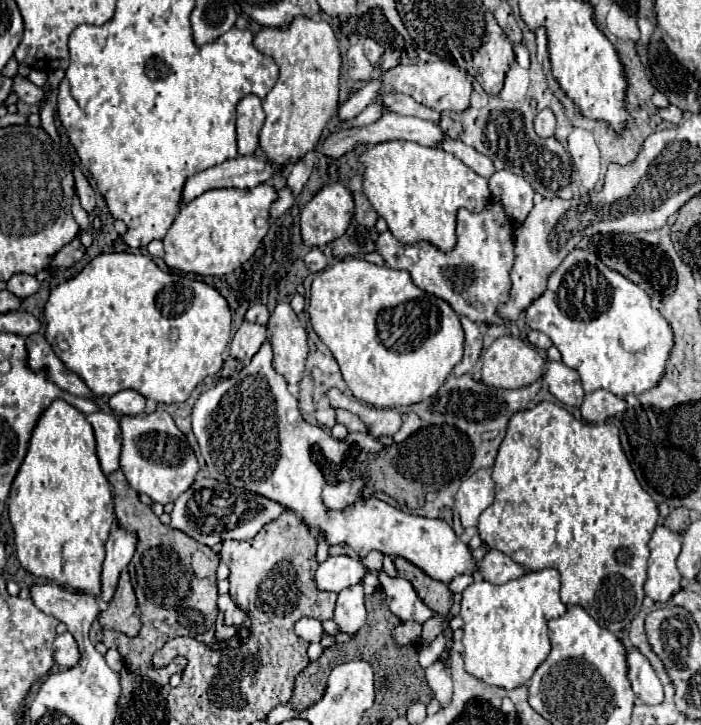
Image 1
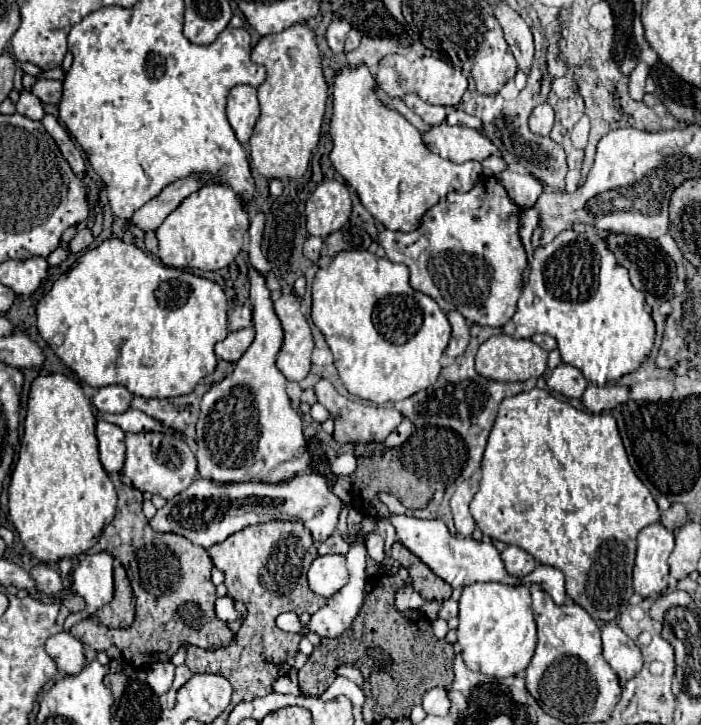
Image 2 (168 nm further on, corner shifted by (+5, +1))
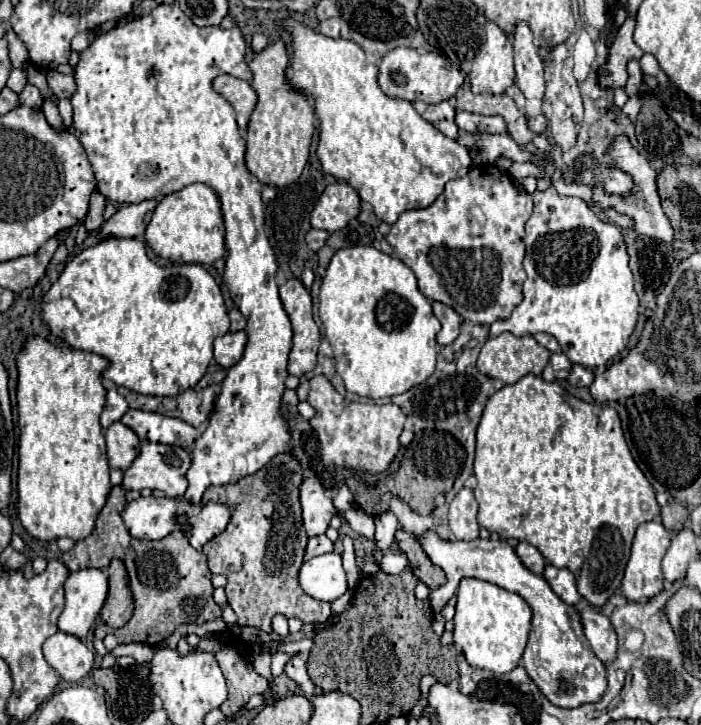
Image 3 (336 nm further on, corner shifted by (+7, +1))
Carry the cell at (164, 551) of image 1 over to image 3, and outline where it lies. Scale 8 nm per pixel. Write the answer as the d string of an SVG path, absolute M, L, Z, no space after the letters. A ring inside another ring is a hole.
M123 485L111 489L110 498L98 514L92 534L84 540L78 540L72 550L64 552L62 562L70 572L78 572L82 568L102 568L102 560L120 558L126 564L130 576L136 608L126 626L110 632L122 644L140 642L148 646L158 646L166 636L176 630L176 626L214 620L222 616L222 608L212 600L212 574L208 570L204 554L192 548L182 534L170 534L162 540L136 540L128 534L120 518L120 510L128 502L126 493Z

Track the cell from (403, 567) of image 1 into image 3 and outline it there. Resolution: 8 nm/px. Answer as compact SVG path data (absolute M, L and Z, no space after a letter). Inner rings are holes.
M398 530L396 532L396 542L398 542L400 550L406 552L406 556L410 560L410 566L412 566L412 570L414 570L414 574L420 582L424 582L430 590L434 590L434 588L438 588L446 582L446 576L444 576L442 568L432 564L432 560L424 552L424 548L418 542L416 536L408 534L406 530Z

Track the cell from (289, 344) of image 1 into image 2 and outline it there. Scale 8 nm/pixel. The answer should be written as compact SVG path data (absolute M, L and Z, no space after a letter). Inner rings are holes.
M282 294L274 302L274 312L280 318L284 330L284 342L278 352L276 366L286 376L286 380L300 382L310 372L310 356L314 348L310 326L300 312L296 296Z

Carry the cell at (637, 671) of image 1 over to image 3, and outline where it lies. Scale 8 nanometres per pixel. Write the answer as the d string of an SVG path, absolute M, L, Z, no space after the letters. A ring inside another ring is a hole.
M584 606L580 610L580 620L582 620L582 628L590 642L592 652L602 662L606 662L606 664L612 662L612 658L616 658L618 638L614 634L614 628L612 628L608 616L592 606Z

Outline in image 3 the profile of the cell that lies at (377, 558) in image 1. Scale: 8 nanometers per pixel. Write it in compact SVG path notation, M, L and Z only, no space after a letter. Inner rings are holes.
M392 510L376 516L376 546L380 550L388 550L394 542L394 532L398 530L398 518Z

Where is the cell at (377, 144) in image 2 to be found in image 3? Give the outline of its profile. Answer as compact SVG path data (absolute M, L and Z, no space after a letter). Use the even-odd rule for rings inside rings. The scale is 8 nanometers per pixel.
M294 18L276 26L290 34L294 48L286 80L314 102L320 122L316 156L322 170L356 188L380 220L394 224L402 212L430 206L448 180L468 174L472 166L468 150L426 122L410 102L388 98L378 86L378 68L366 62L364 50L354 40L328 38Z

